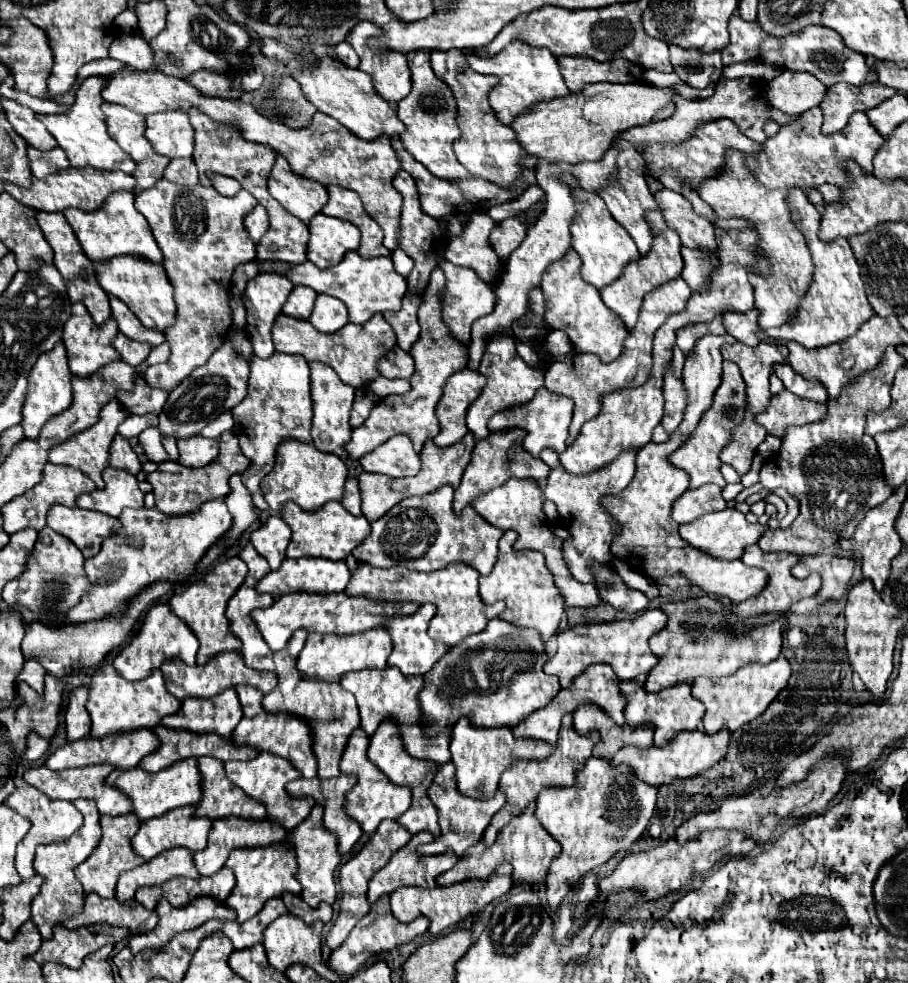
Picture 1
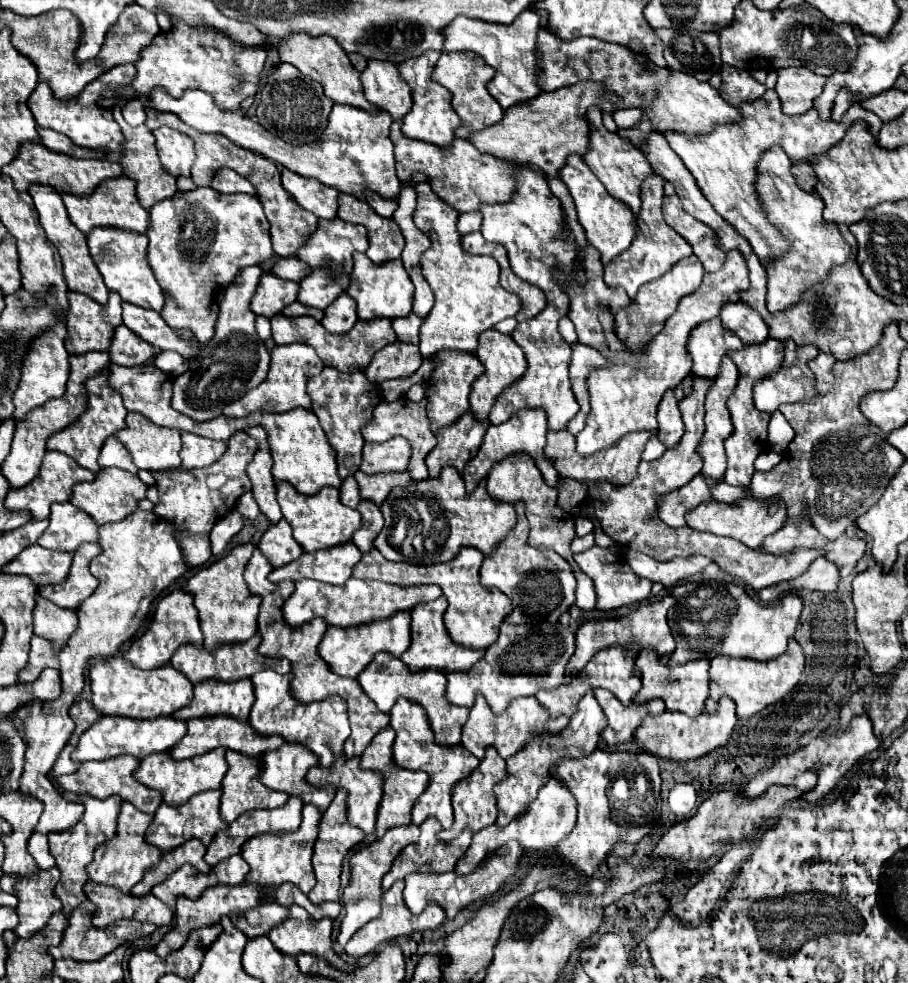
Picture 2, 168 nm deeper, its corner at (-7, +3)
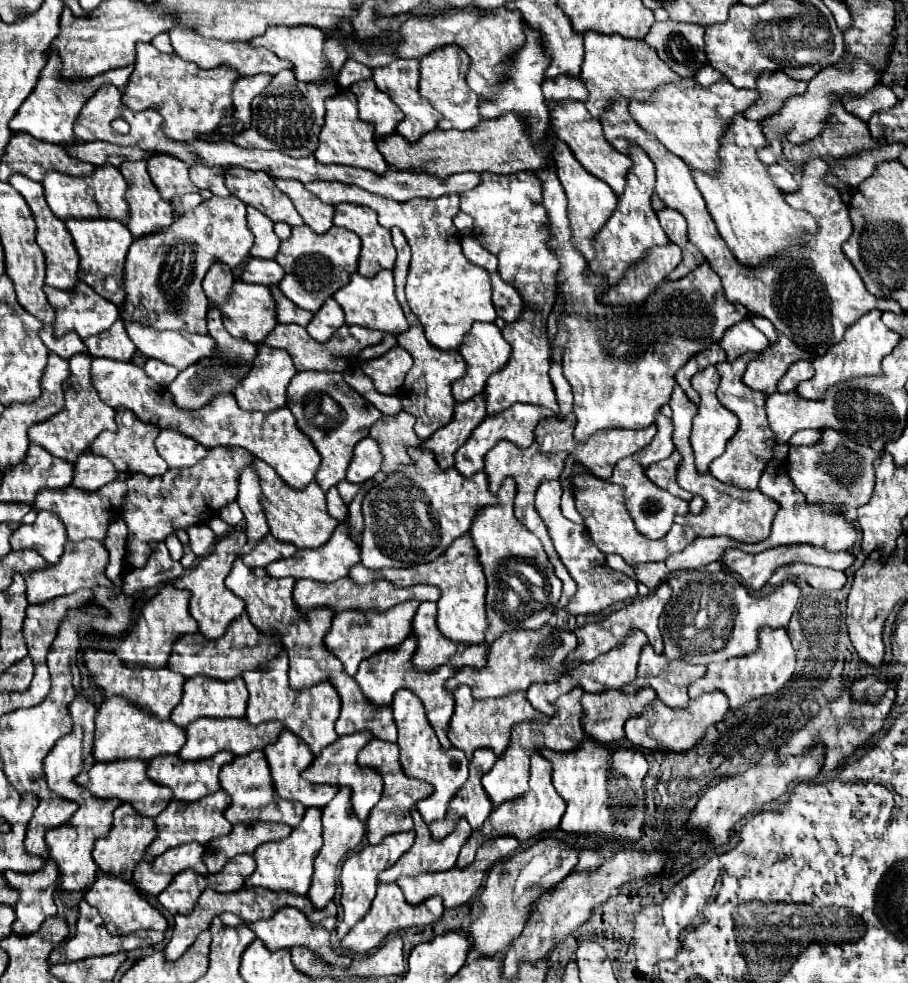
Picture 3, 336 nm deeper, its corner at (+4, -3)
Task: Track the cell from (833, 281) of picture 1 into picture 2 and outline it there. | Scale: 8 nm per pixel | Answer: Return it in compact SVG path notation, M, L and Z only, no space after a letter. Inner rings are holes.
M775 146L763 152L759 166L757 166L757 180L755 190L759 196L759 204L763 206L771 224L783 234L789 242L789 252L777 256L765 268L767 272L767 306L769 312L781 312L787 306L799 300L799 294L813 288L821 280L827 278L829 270L837 264L845 264L851 256L849 244L843 240L835 224L827 224L821 216L823 200L817 194L803 192L793 174L791 174L791 160L783 152L783 148Z

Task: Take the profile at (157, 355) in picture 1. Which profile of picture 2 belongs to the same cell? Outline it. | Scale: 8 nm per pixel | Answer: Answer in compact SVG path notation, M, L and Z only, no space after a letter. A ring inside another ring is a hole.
M157 352L157 356L153 358L155 366L161 368L163 372L167 372L171 378L181 376L183 372L187 372L189 364L183 356L179 356L177 352Z

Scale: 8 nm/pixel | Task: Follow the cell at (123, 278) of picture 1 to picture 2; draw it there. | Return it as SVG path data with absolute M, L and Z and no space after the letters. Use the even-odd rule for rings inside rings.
M95 228L95 232L91 232L91 236L87 236L87 244L91 250L91 258L93 258L95 266L99 268L99 272L105 280L105 286L109 290L119 292L121 298L129 304L161 312L161 308L165 304L165 294L147 264L147 258L145 258L147 236L145 234L135 236L135 232L119 232L115 228Z

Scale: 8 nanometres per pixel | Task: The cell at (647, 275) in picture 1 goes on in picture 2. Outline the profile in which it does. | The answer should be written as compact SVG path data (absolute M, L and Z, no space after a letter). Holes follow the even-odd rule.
M647 176L647 180L641 184L641 212L635 216L635 226L637 226L637 236L631 242L631 248L627 252L621 252L615 260L611 260L609 266L605 266L605 282L609 286L621 286L629 298L635 298L637 290L663 276L673 264L677 264L681 258L687 258L693 254L689 242L681 238L667 222L663 220L661 214L661 202L663 202L663 184L665 180L661 176Z

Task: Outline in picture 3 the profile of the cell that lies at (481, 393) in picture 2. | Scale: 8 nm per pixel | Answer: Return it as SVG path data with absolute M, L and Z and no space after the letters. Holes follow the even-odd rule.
M476 322L472 326L472 330L466 334L464 342L460 344L458 352L464 356L464 360L468 364L468 372L466 372L466 376L462 376L460 380L456 380L452 384L452 394L454 394L456 402L466 402L466 400L482 394L482 390L486 386L486 380L494 372L502 370L510 360L510 344L502 338L500 328L496 324L484 324L484 322Z

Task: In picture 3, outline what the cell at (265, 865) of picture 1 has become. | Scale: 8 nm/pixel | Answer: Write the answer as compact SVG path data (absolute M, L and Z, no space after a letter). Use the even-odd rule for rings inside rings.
M308 808L302 822L290 832L288 838L280 842L270 842L264 846L258 846L254 852L256 870L252 876L244 880L244 888L262 886L268 890L286 890L296 892L300 896L306 896L312 880L312 862L322 846L322 822L320 822L322 810L320 808Z

